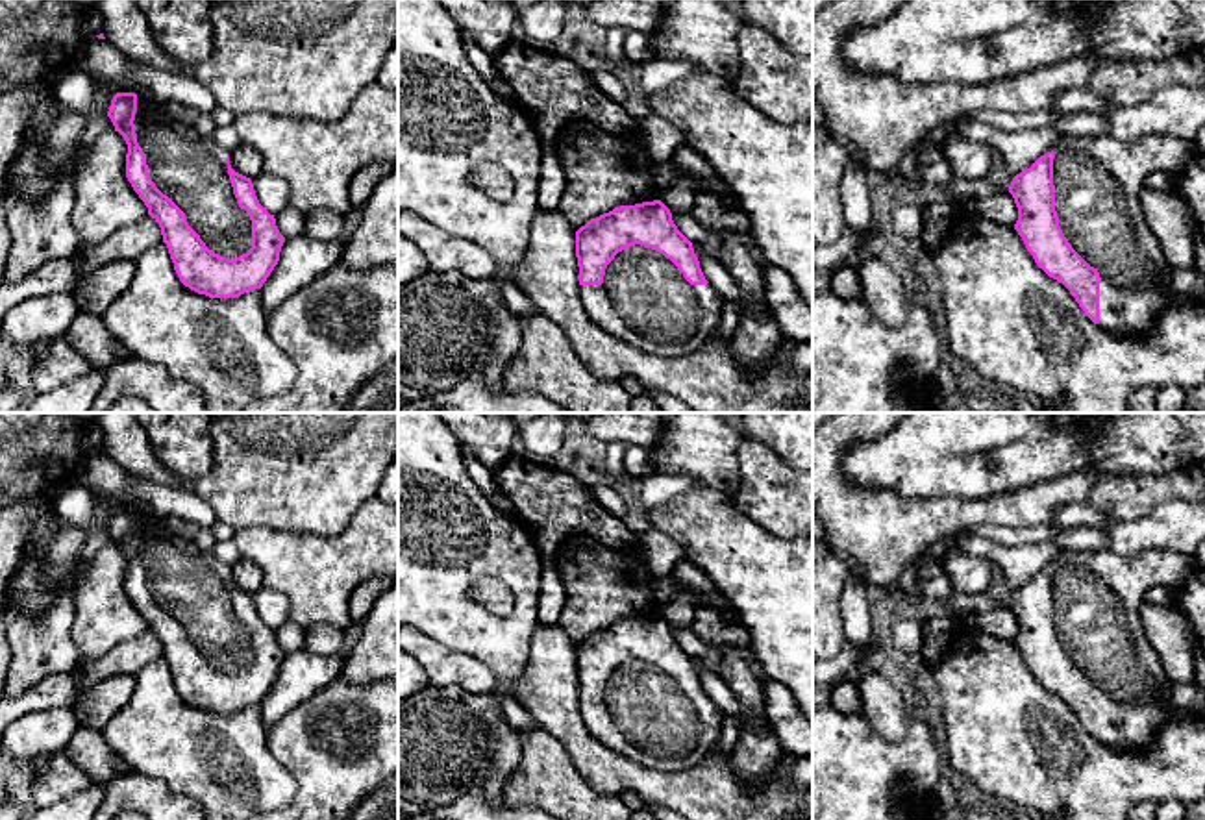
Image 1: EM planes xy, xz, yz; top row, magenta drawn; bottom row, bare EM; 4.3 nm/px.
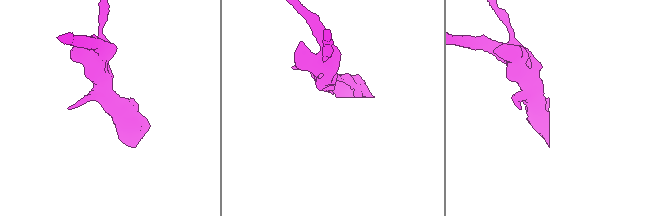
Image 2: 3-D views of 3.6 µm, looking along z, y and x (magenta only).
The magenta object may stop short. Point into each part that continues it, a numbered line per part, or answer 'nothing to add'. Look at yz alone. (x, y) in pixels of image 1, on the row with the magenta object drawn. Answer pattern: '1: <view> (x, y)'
1: yz (1098, 180)

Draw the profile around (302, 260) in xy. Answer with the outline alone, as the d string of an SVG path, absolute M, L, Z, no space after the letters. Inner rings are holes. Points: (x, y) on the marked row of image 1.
M307 235L285 239L280 261L261 287L263 311L268 317L298 289L339 263L344 239L317 241Z

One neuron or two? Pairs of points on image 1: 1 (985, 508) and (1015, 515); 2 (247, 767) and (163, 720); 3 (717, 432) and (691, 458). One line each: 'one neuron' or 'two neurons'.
1: one neuron
2: one neuron
3: one neuron

